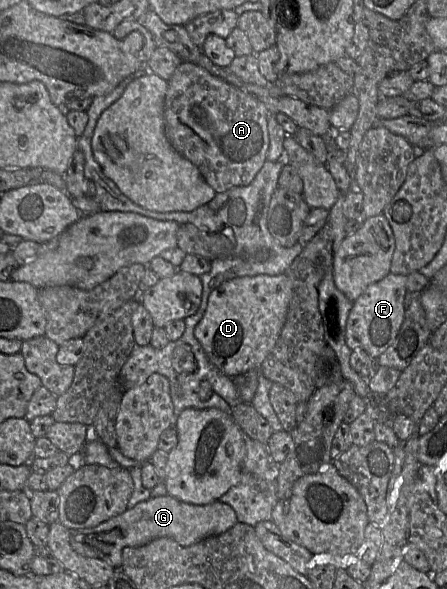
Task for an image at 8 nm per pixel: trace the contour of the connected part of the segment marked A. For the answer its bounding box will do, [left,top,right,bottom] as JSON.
[165,62,270,193]

